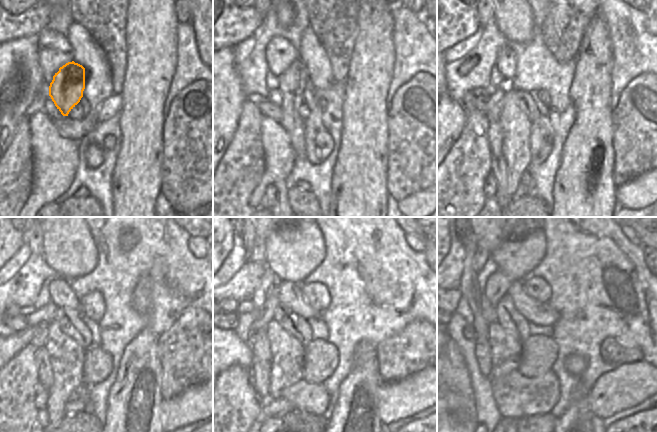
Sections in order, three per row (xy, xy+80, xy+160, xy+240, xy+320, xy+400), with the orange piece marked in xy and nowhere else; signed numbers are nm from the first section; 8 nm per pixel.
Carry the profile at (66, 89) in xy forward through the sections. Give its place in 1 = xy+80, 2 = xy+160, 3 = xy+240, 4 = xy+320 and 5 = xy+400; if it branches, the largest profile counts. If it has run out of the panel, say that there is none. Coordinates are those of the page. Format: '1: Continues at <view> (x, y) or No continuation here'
1: Continues at xy+80 (292, 82)
2: Continues at xy+160 (516, 126)
3: Continues at xy+240 (66, 356)
4: Continues at xy+320 (287, 353)
5: Continues at xy+400 (505, 348).

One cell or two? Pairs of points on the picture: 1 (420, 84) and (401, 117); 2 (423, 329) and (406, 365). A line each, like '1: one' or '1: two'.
1: one
2: one

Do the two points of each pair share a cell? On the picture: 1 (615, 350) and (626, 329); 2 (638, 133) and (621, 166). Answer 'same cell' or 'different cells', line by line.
1: different cells
2: same cell

